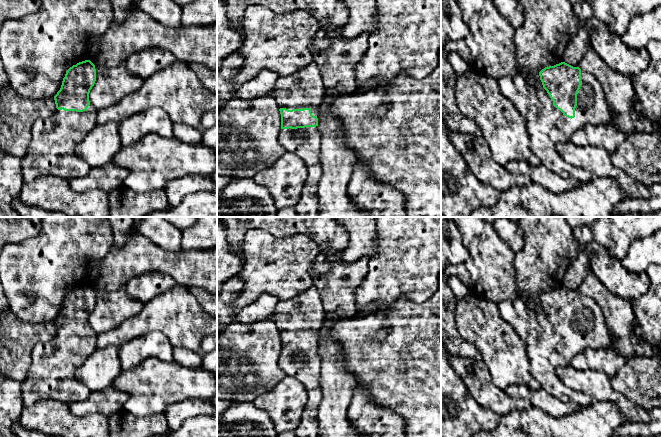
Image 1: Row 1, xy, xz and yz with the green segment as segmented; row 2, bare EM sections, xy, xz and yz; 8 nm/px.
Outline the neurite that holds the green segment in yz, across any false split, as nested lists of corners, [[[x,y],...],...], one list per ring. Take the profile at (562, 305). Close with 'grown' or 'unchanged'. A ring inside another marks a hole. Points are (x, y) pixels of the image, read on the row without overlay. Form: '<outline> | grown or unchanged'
[[[565,286],[554,290],[545,291],[539,297],[523,299],[517,297],[513,301],[502,301],[497,303],[499,313],[504,321],[508,322],[515,332],[527,346],[527,355],[531,365],[531,374],[540,384],[541,388],[562,402],[572,402],[582,407],[588,407],[596,401],[585,394],[566,387],[557,377],[556,369],[570,365],[573,357],[587,348],[607,349],[612,348],[611,336],[606,325],[606,321],[599,305],[590,297],[573,291]],[[537,300],[540,301],[542,311],[535,313],[530,310],[530,305]]] | grown

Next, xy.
[[[90,284],[79,286],[66,295],[61,312],[54,320],[55,336],[48,341],[39,341],[31,352],[31,365],[21,387],[23,407],[47,399],[67,404],[79,402],[91,393],[76,379],[75,372],[97,348],[97,334],[89,325],[95,305],[96,293]]] | grown

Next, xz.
[[[312,284],[309,289],[303,291],[296,297],[286,301],[280,301],[275,312],[269,319],[275,324],[281,338],[281,354],[278,358],[280,368],[287,374],[287,376],[294,377],[300,381],[307,392],[307,403],[301,421],[294,432],[297,437],[318,437],[318,413],[319,405],[322,400],[322,392],[320,387],[321,357],[318,352],[317,338],[319,330],[325,320],[325,309],[318,289]]] | grown

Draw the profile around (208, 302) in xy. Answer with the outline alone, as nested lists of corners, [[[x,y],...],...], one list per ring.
[[[188,287],[196,297],[202,309],[214,318],[217,318],[217,294],[211,294],[197,287]]]

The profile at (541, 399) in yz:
[[[523,384],[509,386],[505,392],[514,398],[527,399],[532,406],[542,409],[553,417],[574,413],[582,407],[572,402],[562,402],[542,388],[531,390]]]

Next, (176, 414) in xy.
[[[189,398],[167,406],[165,417],[170,430],[178,430],[182,424],[193,417],[208,415],[217,416],[217,408],[210,401],[199,398]]]

